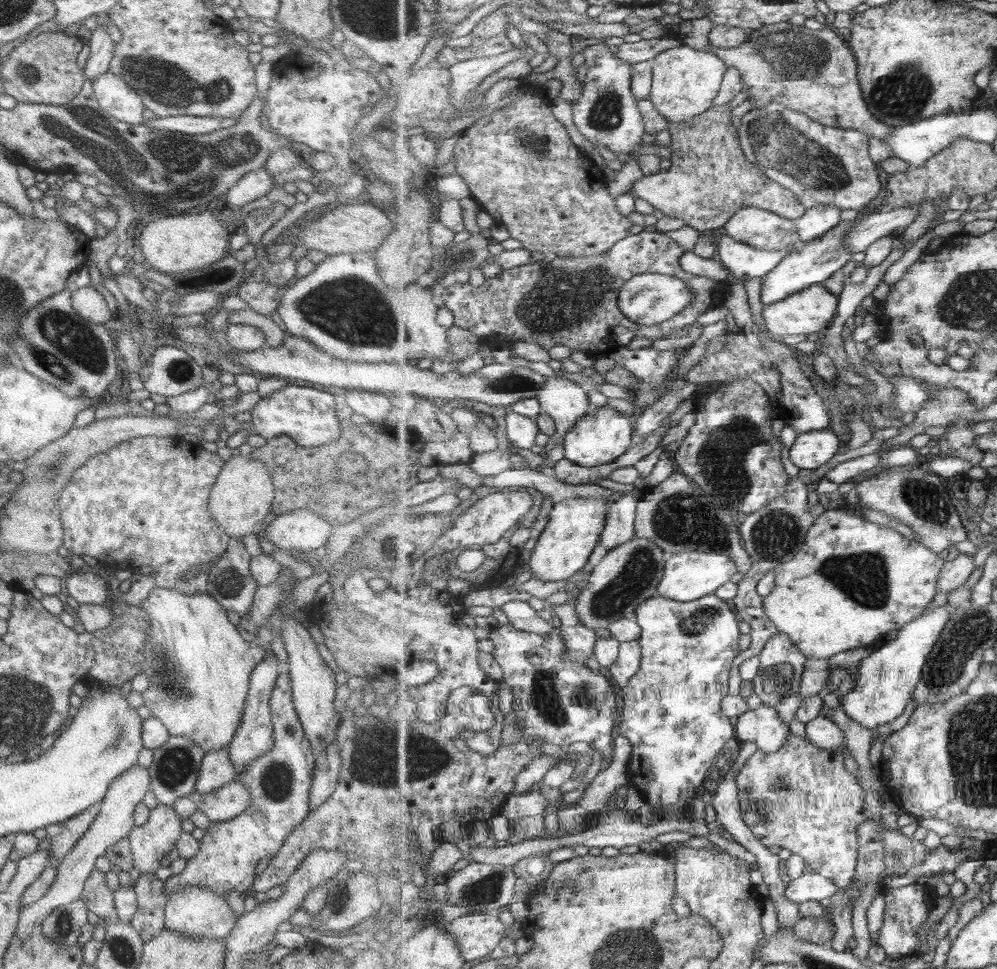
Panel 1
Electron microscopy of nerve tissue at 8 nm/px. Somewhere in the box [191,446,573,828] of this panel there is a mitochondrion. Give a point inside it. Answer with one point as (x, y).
(420, 757)

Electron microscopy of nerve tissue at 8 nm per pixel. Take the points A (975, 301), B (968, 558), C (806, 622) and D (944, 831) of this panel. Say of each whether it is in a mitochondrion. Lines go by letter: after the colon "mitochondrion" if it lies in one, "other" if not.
A: mitochondrion
B: other
C: other
D: other

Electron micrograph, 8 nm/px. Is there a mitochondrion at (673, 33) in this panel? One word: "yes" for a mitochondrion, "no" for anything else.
no

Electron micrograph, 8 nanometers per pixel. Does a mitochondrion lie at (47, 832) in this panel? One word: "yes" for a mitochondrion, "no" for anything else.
no

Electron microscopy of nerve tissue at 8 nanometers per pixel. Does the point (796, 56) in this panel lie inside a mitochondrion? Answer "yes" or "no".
yes

